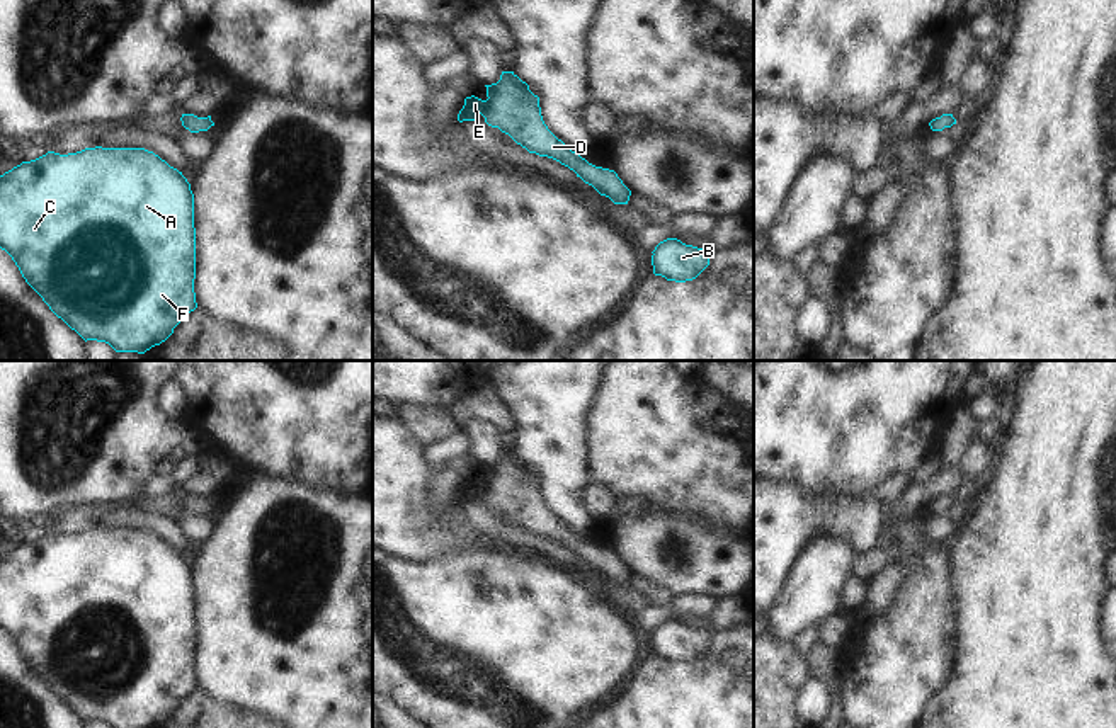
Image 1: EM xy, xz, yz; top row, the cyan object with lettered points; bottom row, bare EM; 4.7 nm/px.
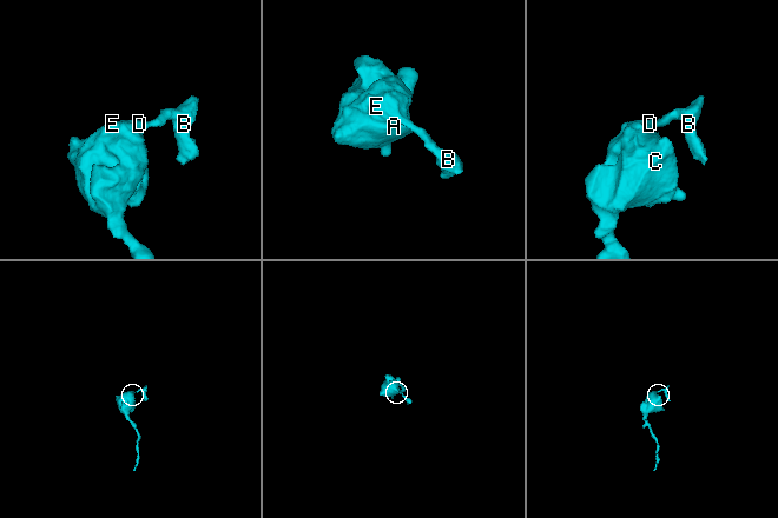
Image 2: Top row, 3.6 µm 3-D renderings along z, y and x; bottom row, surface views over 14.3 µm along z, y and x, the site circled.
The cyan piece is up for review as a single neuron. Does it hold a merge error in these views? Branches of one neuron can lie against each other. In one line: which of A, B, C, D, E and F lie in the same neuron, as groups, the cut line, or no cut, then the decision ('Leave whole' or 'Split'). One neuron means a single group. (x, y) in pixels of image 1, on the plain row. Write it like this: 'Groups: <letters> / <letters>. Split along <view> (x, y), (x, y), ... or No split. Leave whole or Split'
Groups: A B C D E F. No split. Leave whole

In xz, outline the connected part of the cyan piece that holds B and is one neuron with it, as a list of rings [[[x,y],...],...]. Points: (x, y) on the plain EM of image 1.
[[[677,619],[660,623],[652,634],[653,655],[675,663],[696,660],[711,640],[706,629],[686,626]]]

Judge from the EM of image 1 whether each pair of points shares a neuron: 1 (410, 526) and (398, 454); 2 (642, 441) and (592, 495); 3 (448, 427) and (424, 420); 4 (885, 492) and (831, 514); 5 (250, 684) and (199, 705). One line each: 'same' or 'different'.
1: same
2: different
3: same
4: different
5: different

